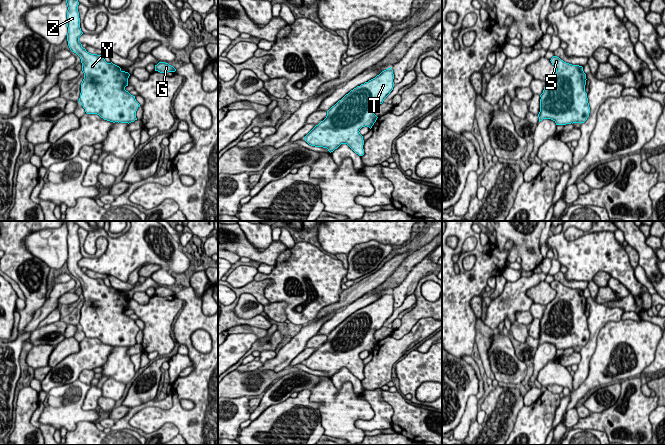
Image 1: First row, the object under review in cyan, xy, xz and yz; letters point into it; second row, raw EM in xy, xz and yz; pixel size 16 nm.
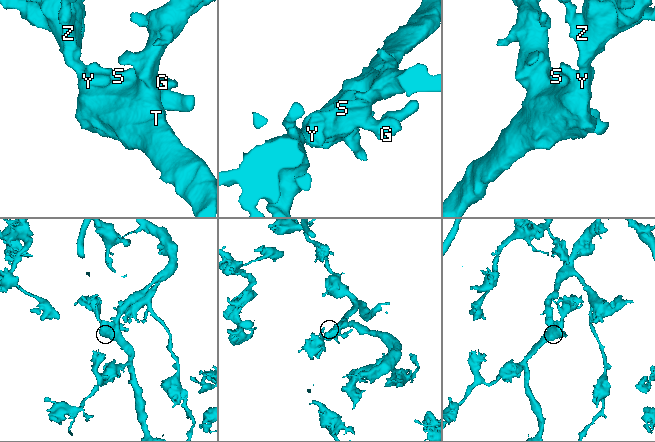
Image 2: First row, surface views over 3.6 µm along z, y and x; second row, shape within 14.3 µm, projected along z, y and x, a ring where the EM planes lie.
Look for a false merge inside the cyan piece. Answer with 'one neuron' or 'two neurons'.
one neuron

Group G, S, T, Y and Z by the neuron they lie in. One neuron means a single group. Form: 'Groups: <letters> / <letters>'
Groups: G S T Y Z

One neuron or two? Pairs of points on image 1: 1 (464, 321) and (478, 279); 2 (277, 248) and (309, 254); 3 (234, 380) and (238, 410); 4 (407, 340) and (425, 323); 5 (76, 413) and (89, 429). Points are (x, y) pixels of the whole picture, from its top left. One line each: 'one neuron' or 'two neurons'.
1: one neuron
2: two neurons
3: two neurons
4: one neuron
5: two neurons

